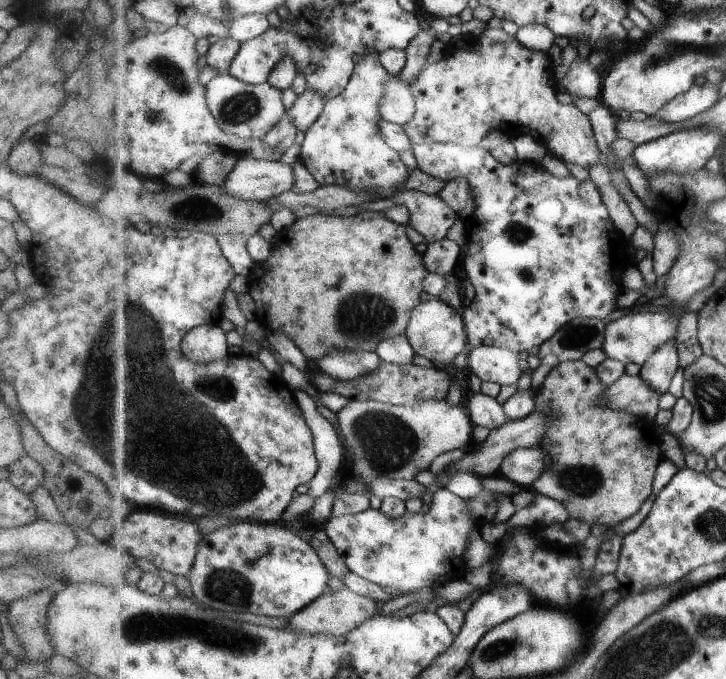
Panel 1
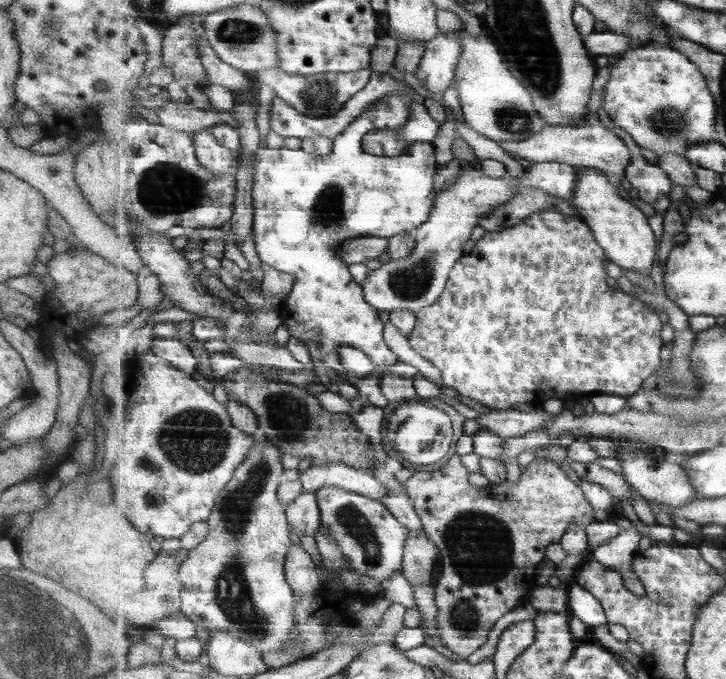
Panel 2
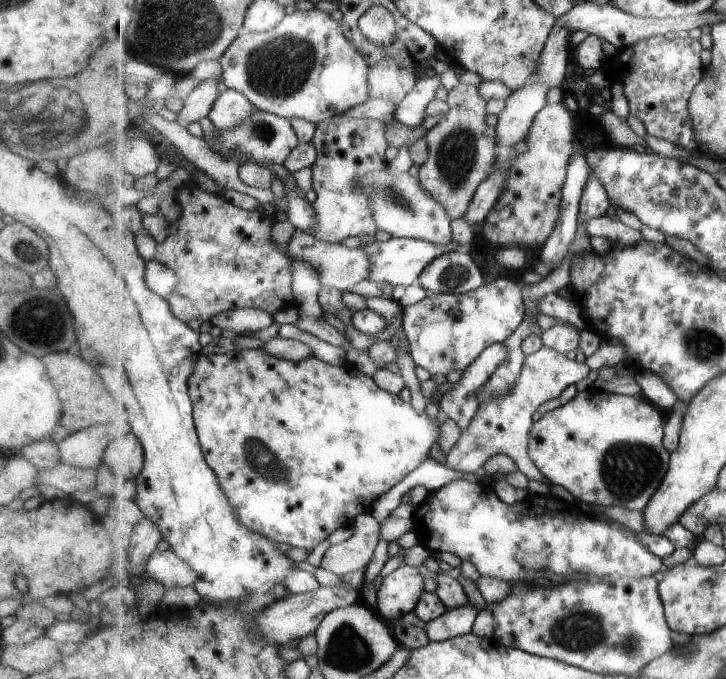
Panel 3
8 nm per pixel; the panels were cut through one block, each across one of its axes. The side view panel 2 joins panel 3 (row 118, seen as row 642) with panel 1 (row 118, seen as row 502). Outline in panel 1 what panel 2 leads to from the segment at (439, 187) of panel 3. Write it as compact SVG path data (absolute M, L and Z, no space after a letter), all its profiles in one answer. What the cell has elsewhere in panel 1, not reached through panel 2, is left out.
M497 26L487 28L480 38L473 40L469 50L466 48L455 48L450 46L447 49L445 57L443 57L437 63L428 63L423 66L419 76L415 78L415 82L411 84L413 94L416 99L416 112L413 118L407 122L403 128L409 136L409 140L414 145L420 143L454 143L459 144L460 147L478 147L480 143L487 136L489 130L501 130L512 138L519 137L521 134L531 134L534 138L537 138L547 148L549 154L558 158L565 164L571 162L571 164L577 164L583 166L583 168L589 170L591 166L595 166L601 163L601 154L599 154L598 140L594 131L594 125L591 124L590 116L583 114L581 110L575 104L563 105L557 100L557 94L559 92L559 82L555 79L555 68L553 62L547 54L547 52L531 50L519 42L516 36L511 36Z

